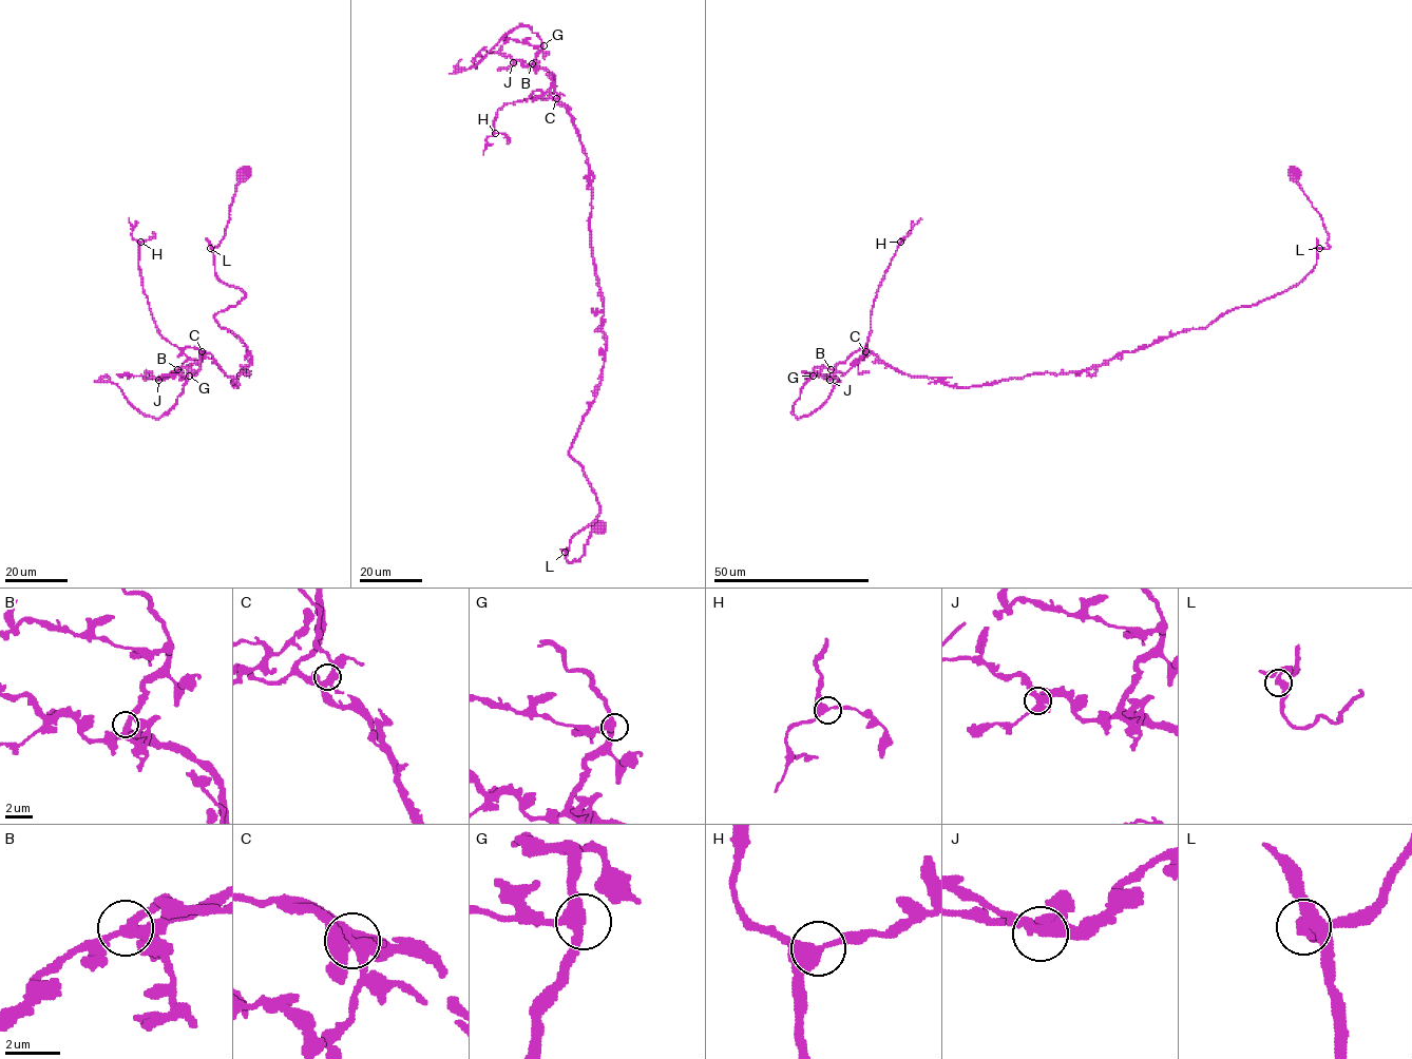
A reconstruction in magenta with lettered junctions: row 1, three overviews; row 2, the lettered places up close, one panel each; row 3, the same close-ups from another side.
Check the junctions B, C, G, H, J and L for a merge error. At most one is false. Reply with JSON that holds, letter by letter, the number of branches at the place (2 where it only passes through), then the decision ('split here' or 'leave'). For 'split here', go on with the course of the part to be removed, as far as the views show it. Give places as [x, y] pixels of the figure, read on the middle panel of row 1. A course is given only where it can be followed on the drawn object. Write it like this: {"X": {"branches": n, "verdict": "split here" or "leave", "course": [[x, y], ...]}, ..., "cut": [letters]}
{"B": {"branches": 3, "verdict": "leave"}, "C": {"branches": 3, "verdict": "leave"}, "G": {"branches": 3, "verdict": "leave"}, "H": {"branches": 3, "verdict": "leave"}, "J": {"branches": 5, "verdict": "leave"}, "L": {"branches": 2, "verdict": "leave"}, "cut": []}

